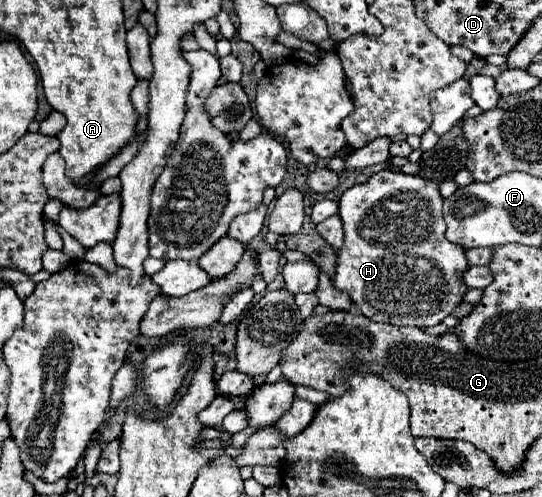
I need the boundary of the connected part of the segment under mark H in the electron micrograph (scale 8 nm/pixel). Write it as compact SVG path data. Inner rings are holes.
M383 170L375 176L371 176L365 184L357 184L349 190L345 190L345 194L339 200L339 216L343 220L343 228L345 228L345 244L341 246L341 250L337 252L337 274L335 274L335 286L343 292L349 294L349 298L353 300L353 304L361 310L363 316L367 316L373 322L387 322L387 324L395 324L395 326L417 326L417 328L427 328L427 326L435 326L439 324L445 316L449 316L453 312L453 308L461 302L467 286L463 282L463 290L461 290L461 276L463 272L469 268L467 260L465 260L465 250L457 244L451 244L445 238L445 222L443 222L443 214L441 214L441 206L443 206L443 198L437 190L437 184L433 180L423 180L419 176L409 176L409 174L401 174L401 172L393 172L393 170ZM403 242L407 244L407 252L399 254L399 246Z

